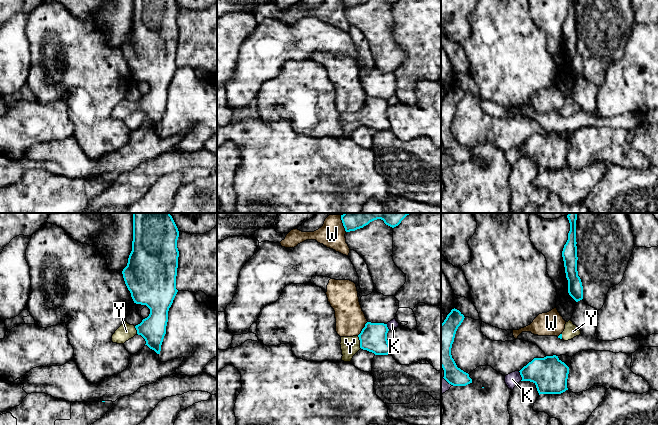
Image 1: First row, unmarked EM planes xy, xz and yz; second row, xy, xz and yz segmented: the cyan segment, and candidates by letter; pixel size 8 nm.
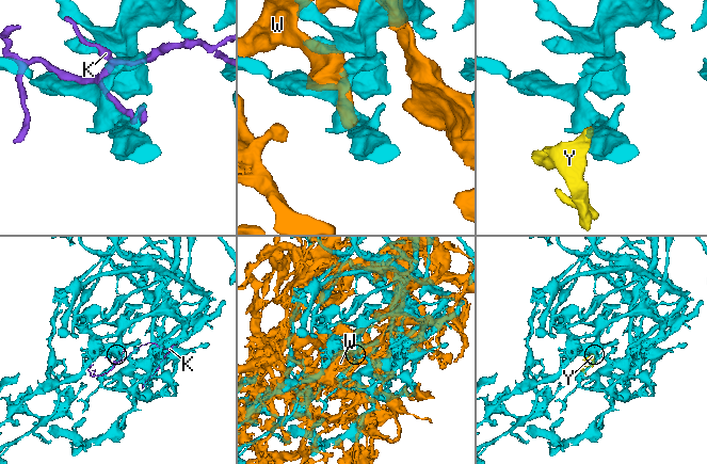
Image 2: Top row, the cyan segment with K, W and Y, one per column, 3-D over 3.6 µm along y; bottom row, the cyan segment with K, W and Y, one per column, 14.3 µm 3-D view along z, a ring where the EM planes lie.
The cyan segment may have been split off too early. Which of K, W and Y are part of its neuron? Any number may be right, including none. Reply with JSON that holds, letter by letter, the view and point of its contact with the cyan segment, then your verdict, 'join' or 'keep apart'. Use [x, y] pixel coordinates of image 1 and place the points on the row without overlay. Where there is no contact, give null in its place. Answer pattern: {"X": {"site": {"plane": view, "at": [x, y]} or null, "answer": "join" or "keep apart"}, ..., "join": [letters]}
{"K": {"site": {"plane": "yz", "at": [521, 152]}, "answer": "keep apart"}, "W": {"site": {"plane": "xz", "at": [363, 104]}, "answer": "keep apart"}, "Y": {"site": {"plane": "xz", "at": [360, 118]}, "answer": "join"}, "join": ["Y"]}

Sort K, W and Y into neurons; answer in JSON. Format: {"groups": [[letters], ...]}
{"groups": [["K"], ["W"], ["Y"]]}

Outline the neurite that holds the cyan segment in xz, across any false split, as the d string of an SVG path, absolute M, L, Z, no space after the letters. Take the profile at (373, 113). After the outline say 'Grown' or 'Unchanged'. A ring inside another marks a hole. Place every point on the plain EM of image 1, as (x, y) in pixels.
M367 98L358 112L341 113L342 137L351 138L353 132L360 125L375 131L390 130L387 116L388 107L387 100Z. Grown

